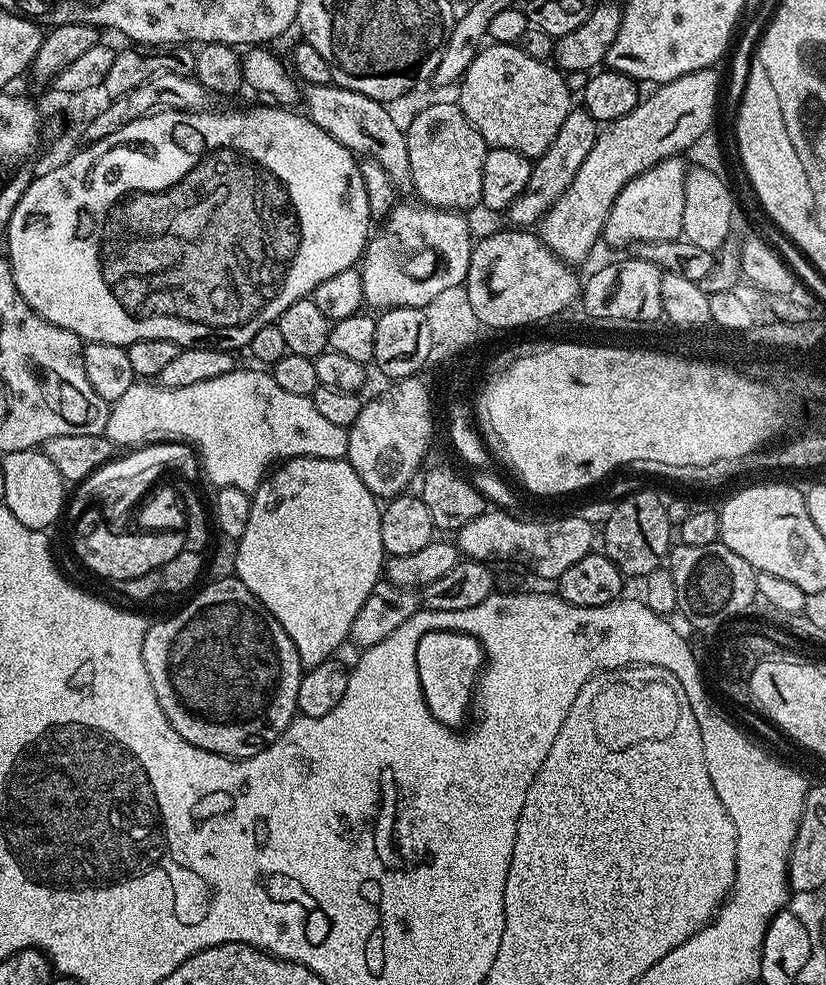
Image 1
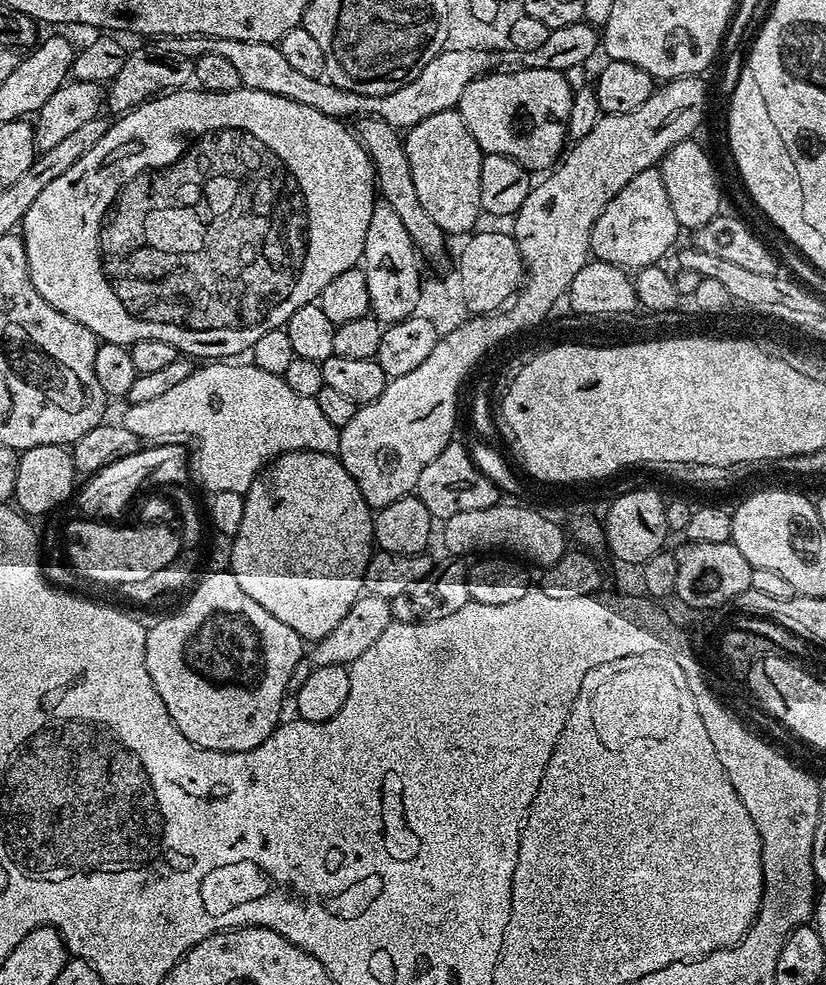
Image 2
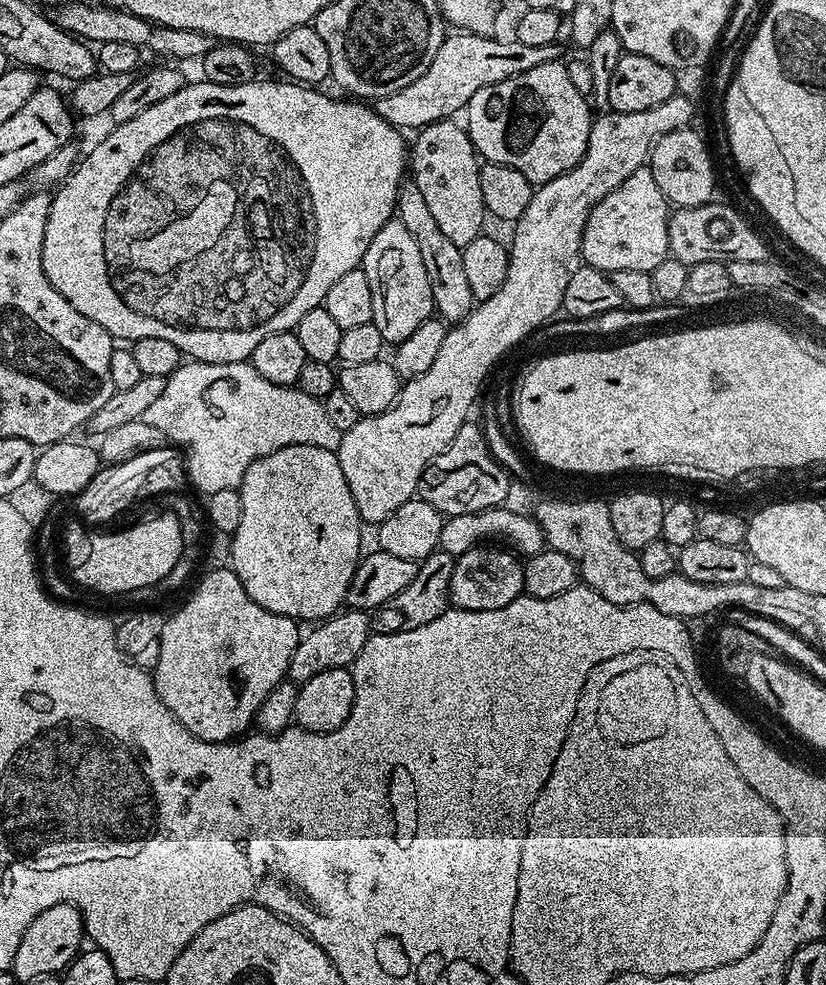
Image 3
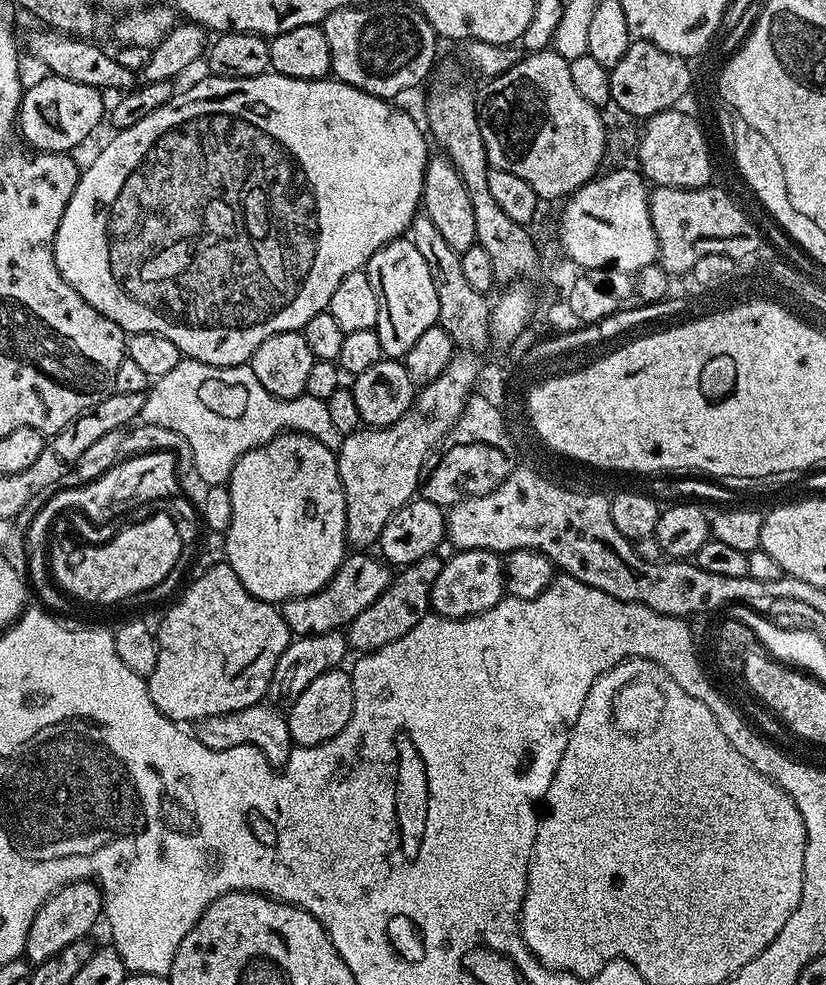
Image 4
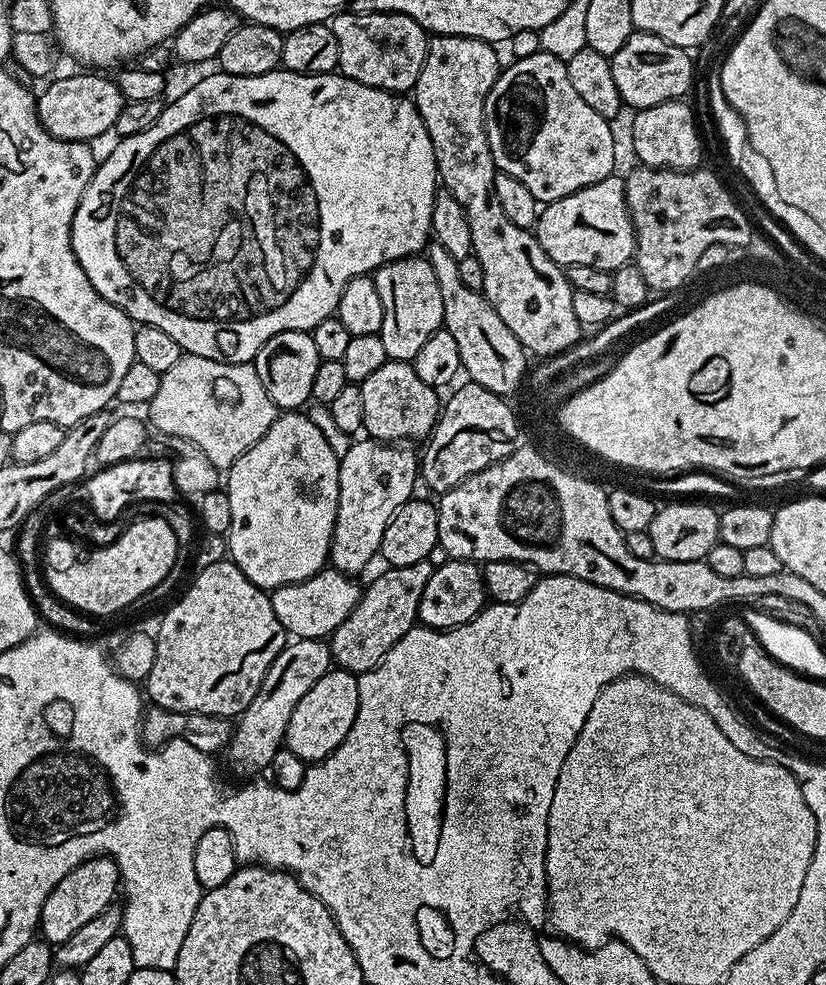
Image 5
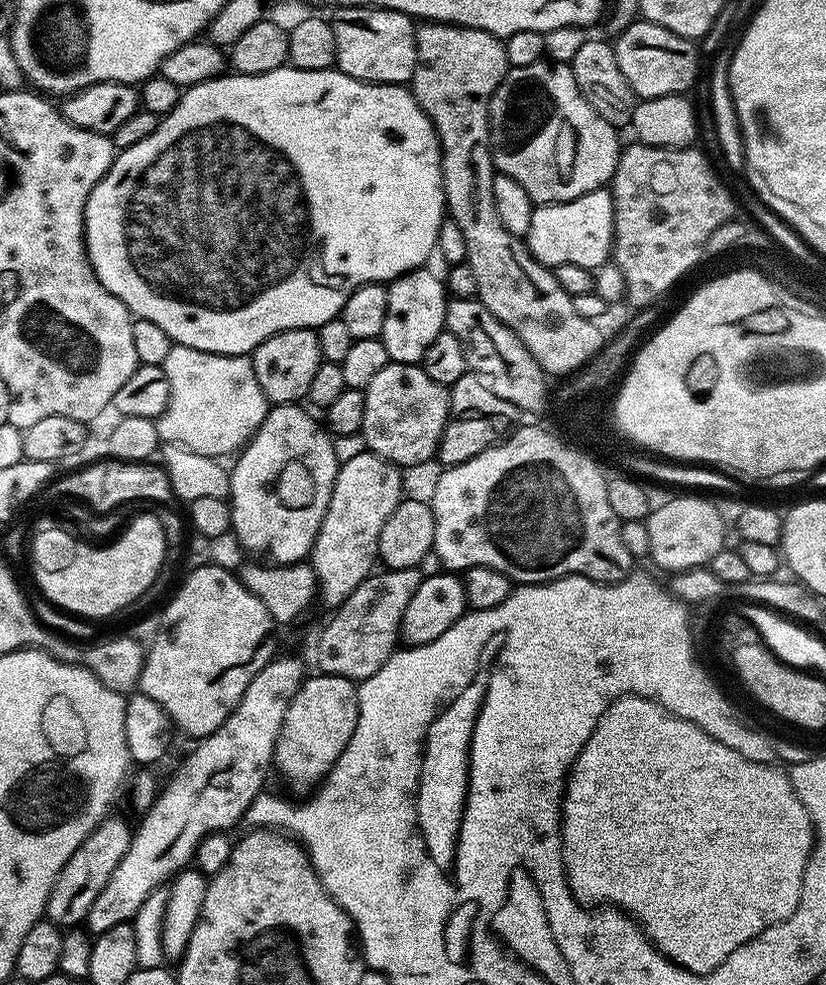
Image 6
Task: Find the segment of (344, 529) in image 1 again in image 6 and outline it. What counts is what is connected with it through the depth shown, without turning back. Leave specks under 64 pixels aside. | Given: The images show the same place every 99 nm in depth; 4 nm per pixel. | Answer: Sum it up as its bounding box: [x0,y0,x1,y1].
[230,403,338,565]

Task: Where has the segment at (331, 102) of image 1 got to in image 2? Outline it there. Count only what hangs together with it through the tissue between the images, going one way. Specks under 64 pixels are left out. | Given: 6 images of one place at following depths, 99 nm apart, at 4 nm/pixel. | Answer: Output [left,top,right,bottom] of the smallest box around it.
[355,116,449,270]

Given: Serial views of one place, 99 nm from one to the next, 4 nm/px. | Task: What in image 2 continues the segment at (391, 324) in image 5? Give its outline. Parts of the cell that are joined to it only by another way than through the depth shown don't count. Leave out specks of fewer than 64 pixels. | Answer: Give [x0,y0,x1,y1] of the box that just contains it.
[362,199,422,324]

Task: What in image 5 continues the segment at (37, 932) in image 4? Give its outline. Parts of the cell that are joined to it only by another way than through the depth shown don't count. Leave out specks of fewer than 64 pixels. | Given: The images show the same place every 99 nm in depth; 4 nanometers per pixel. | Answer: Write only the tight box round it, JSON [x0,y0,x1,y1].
[38,856,122,945]

